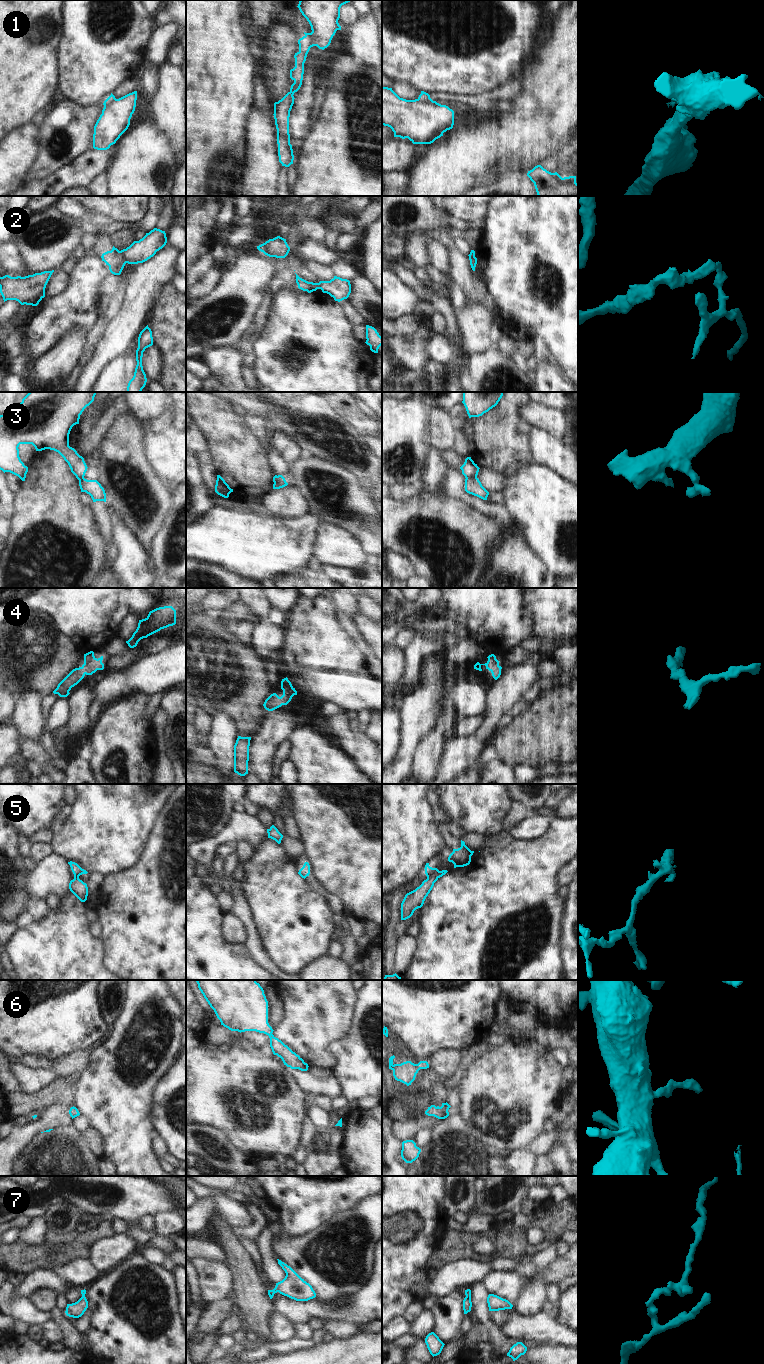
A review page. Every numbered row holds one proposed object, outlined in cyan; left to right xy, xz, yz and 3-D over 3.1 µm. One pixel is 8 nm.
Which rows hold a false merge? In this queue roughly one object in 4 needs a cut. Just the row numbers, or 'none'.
1, 2, 3

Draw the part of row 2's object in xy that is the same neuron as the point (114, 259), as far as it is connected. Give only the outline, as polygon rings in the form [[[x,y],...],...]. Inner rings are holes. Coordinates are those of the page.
[[[114,246],[111,251],[103,253],[101,258],[109,266],[110,272],[114,275],[120,275],[126,264],[122,253]]]

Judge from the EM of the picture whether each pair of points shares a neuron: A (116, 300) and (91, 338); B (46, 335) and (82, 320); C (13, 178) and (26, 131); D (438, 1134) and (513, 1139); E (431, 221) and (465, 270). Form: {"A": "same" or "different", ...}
{"A": "same", "B": "same", "C": "same", "D": "different", "E": "different"}

